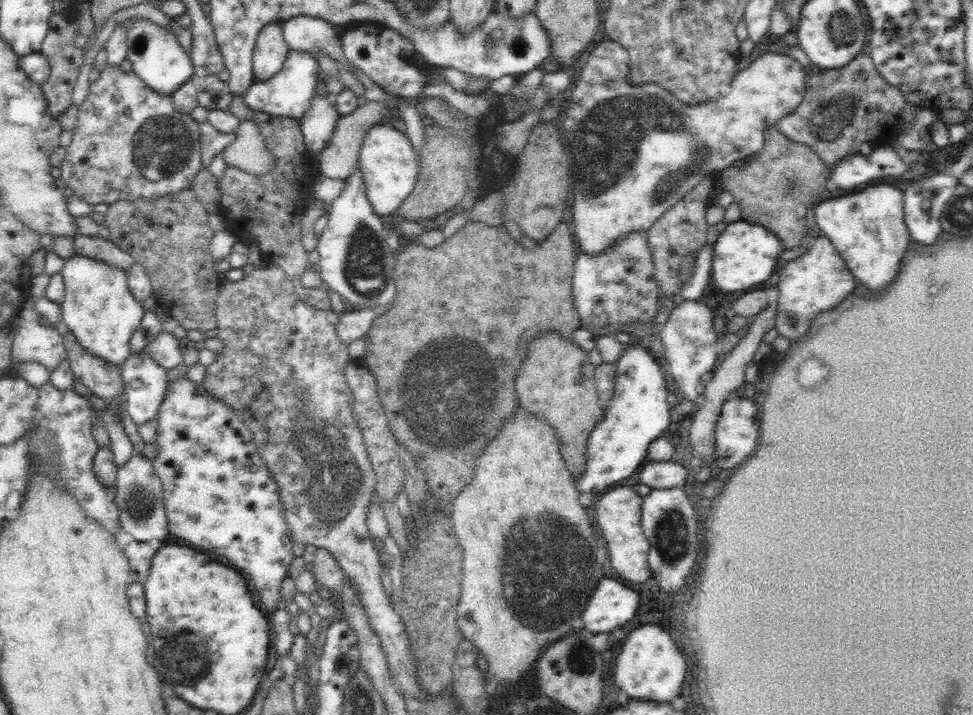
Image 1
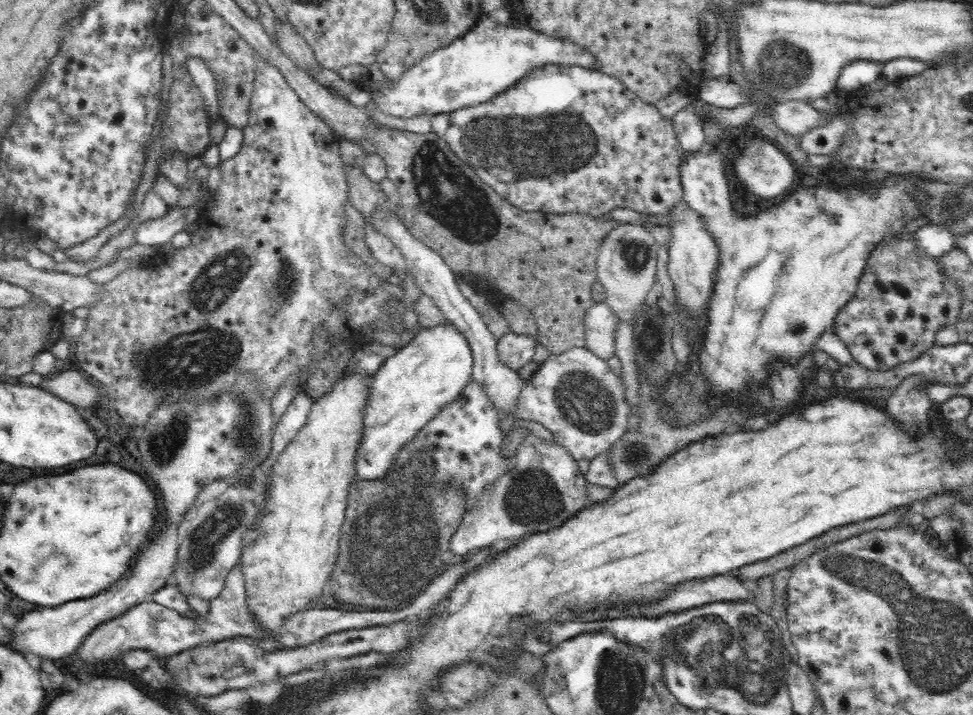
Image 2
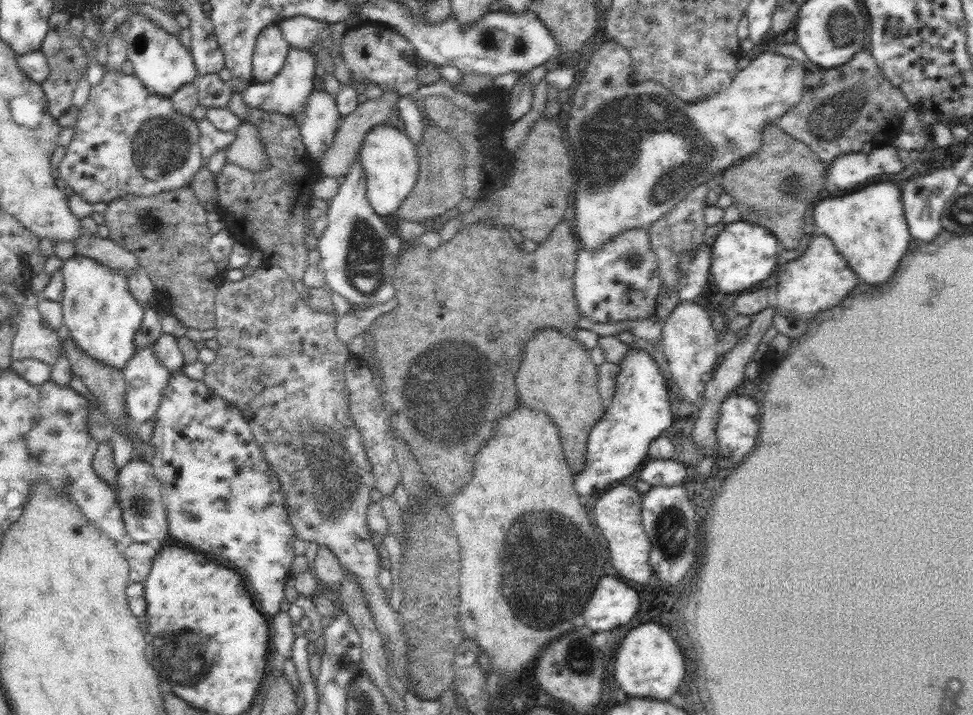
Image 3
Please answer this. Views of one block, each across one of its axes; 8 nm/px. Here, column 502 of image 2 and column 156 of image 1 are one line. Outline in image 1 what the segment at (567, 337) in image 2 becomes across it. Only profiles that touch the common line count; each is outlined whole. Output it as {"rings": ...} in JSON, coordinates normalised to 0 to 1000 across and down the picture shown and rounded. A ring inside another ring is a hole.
{"rings":[[[196,263],[179,271],[162,274],[156,283],[149,277],[146,280],[122,280],[112,287],[108,302],[114,337],[133,350],[140,365],[148,371],[158,411],[162,411],[169,420],[169,432],[191,463],[211,464],[222,460],[223,456],[221,424],[229,390],[224,382],[216,350],[220,323],[214,312],[214,302],[215,298]]]}

